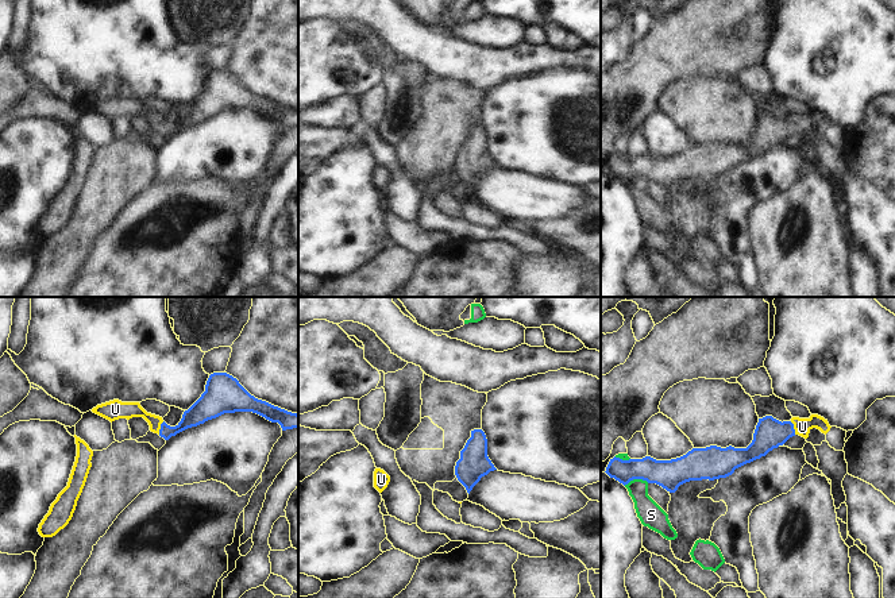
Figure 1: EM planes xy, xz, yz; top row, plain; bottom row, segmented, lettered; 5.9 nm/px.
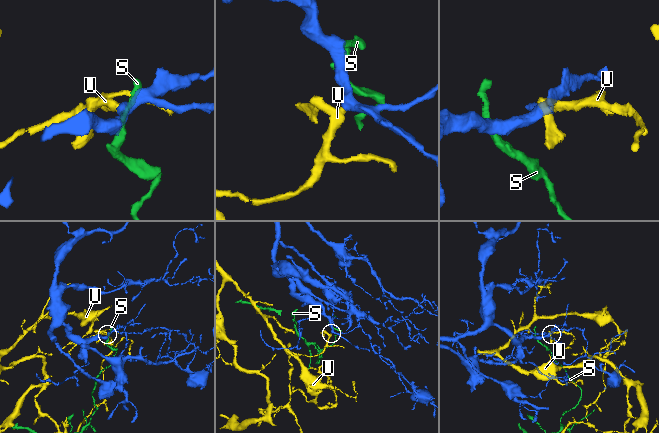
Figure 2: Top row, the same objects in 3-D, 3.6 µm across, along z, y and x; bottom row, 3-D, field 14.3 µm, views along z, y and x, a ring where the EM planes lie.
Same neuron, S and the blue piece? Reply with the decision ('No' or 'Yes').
No.

